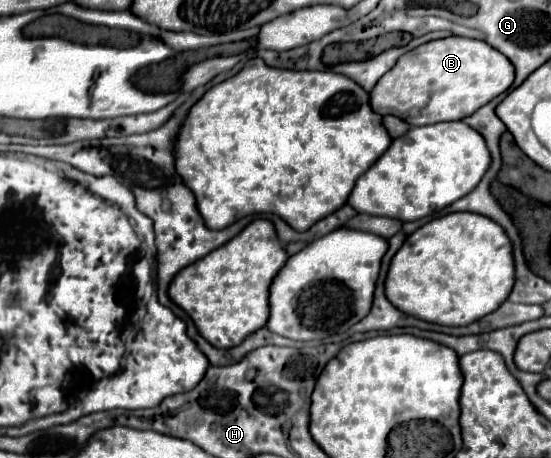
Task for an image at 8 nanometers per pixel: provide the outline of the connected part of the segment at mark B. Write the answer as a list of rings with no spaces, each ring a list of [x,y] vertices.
[[[449,36],[443,40],[433,40],[417,46],[415,50],[403,54],[397,64],[377,82],[371,92],[371,108],[381,114],[393,114],[405,120],[409,126],[425,126],[445,120],[459,120],[475,112],[477,108],[491,102],[495,96],[503,94],[515,80],[515,68],[511,68],[511,60],[501,52],[495,52],[487,42],[463,36]]]

